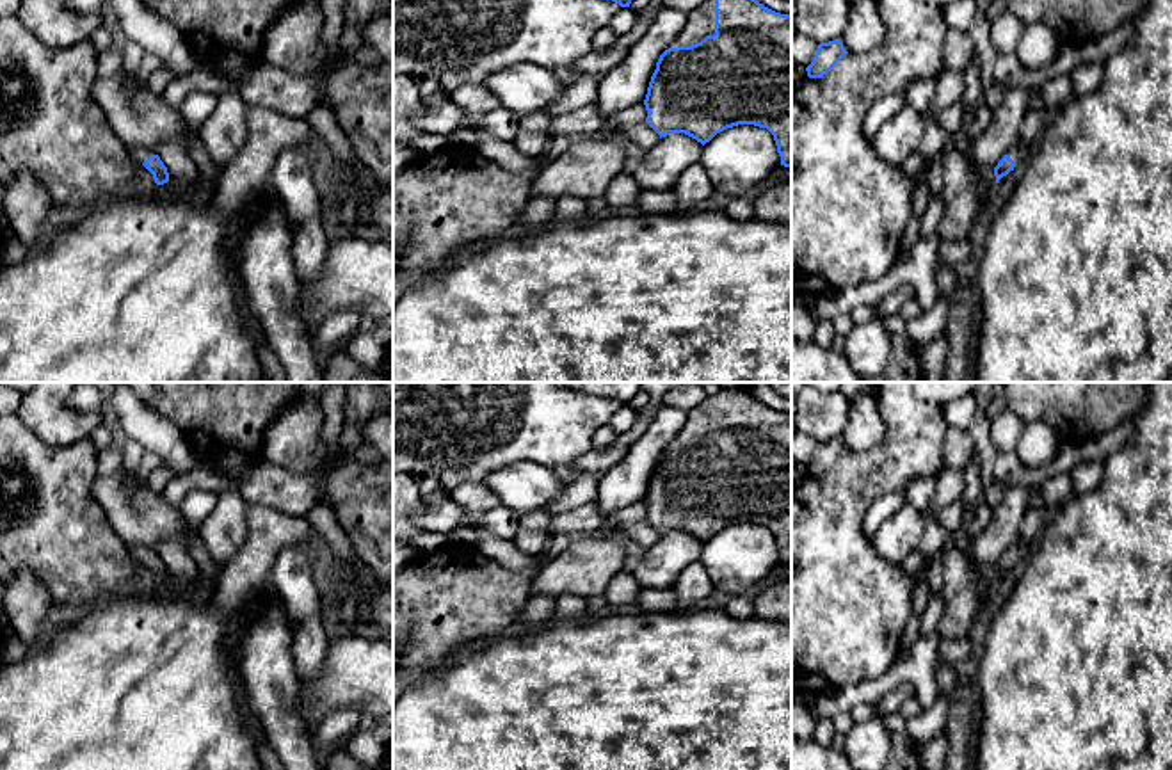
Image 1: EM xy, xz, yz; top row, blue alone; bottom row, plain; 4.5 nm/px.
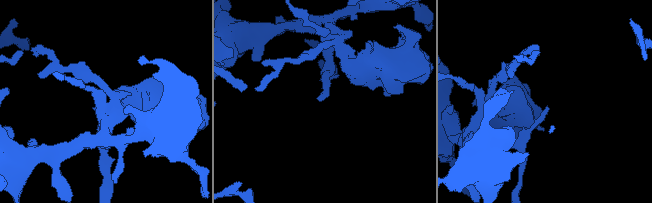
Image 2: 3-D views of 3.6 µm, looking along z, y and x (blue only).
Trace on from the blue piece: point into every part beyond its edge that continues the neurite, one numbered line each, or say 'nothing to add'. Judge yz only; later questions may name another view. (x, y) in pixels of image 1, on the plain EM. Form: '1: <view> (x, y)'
1: yz (1018, 550)

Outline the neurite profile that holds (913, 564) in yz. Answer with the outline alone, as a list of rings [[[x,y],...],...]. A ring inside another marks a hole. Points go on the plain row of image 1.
[[[914,549],[912,553],[907,555],[907,558],[900,564],[900,569],[905,578],[912,580],[919,571],[923,571],[923,555],[921,549]]]

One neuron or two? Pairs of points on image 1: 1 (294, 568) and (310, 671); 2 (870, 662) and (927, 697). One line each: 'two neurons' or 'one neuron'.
1: one neuron
2: two neurons

